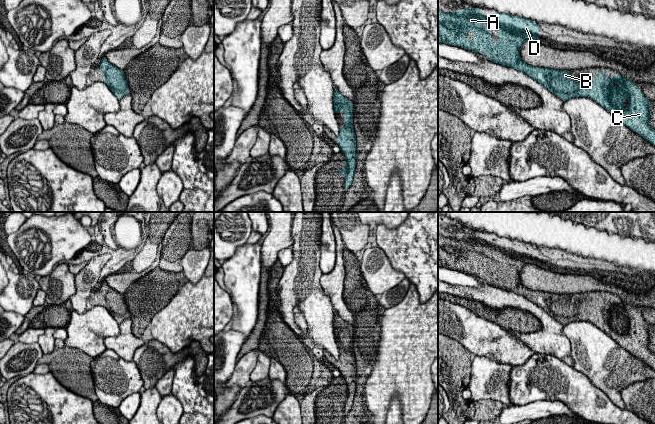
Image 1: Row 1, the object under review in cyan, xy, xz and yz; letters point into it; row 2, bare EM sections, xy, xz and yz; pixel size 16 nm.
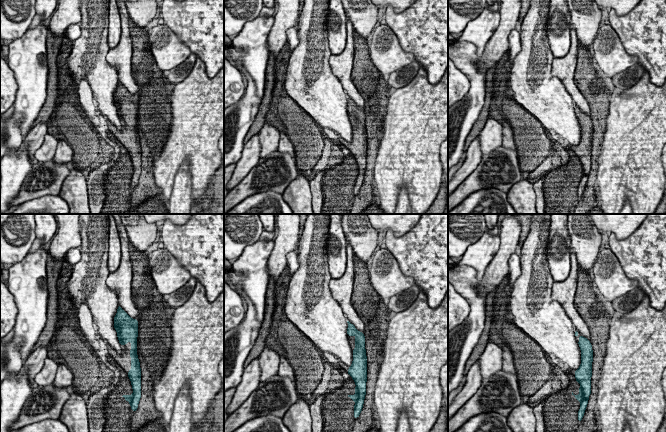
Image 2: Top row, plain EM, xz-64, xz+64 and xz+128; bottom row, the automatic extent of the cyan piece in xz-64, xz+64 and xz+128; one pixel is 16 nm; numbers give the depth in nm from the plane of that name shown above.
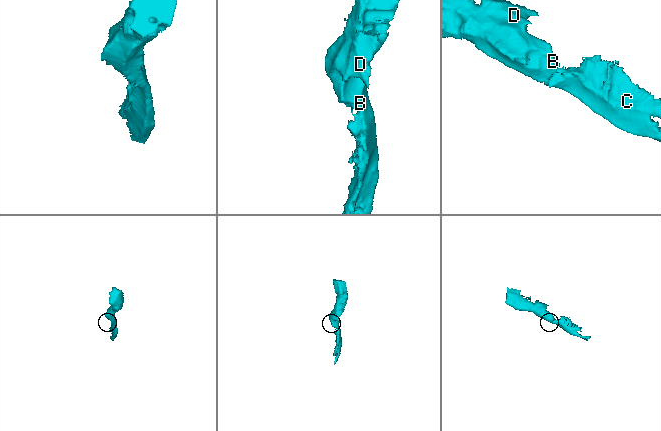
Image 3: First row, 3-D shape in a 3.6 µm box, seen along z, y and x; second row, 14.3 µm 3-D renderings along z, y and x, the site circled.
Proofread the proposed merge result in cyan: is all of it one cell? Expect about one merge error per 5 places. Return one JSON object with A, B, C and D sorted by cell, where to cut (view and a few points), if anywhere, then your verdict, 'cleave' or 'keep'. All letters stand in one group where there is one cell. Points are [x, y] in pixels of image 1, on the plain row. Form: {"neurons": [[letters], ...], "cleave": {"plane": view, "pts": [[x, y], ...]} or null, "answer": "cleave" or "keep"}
{"neurons": [["A", "B", "C", "D"]], "cleave": null, "answer": "keep"}

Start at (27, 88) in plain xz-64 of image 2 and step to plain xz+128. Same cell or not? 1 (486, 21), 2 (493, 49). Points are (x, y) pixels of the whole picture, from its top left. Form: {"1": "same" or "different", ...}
{"1": "same", "2": "different"}

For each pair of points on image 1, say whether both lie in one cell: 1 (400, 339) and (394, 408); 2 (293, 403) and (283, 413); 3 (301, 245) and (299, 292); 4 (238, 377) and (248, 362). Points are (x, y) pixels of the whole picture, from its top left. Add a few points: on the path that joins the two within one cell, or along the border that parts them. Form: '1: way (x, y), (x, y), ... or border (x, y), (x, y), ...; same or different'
1: border (396, 396), (391, 400), (386, 413); different
2: way (291, 405), (285, 411); same
3: way (301, 257), (301, 280); same
4: way (241, 373), (245, 366); same

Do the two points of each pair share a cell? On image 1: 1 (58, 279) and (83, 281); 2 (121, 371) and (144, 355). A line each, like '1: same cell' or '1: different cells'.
1: different cells
2: different cells

